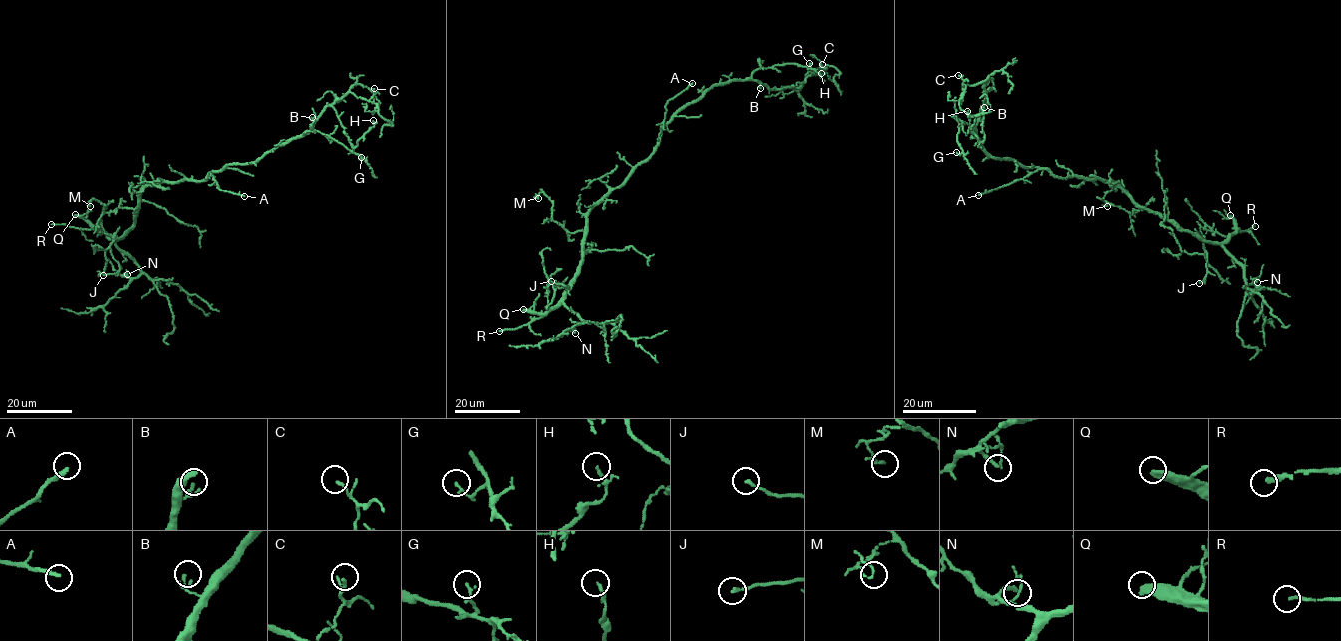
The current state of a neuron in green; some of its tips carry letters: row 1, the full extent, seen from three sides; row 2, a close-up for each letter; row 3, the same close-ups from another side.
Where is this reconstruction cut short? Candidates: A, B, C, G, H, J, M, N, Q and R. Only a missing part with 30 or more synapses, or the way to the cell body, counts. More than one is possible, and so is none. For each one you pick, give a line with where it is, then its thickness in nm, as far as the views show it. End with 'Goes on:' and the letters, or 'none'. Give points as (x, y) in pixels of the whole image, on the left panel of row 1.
Q: (75, 214) | 400 nm
R: (51, 224) | 220 nm
Goes on: Q, R

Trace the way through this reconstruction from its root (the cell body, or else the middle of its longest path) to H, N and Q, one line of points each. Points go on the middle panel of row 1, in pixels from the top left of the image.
H: (646, 160), (659, 143), (660, 129), (714, 86), (757, 80), (768, 88), (800, 88), (808, 76), (821, 73)
N: (646, 160), (588, 214), (583, 261), (563, 300), (589, 321), (577, 324), (571, 329), (575, 333)
Q: (646, 160), (590, 209), (583, 261), (565, 296), (542, 314), (523, 309)

